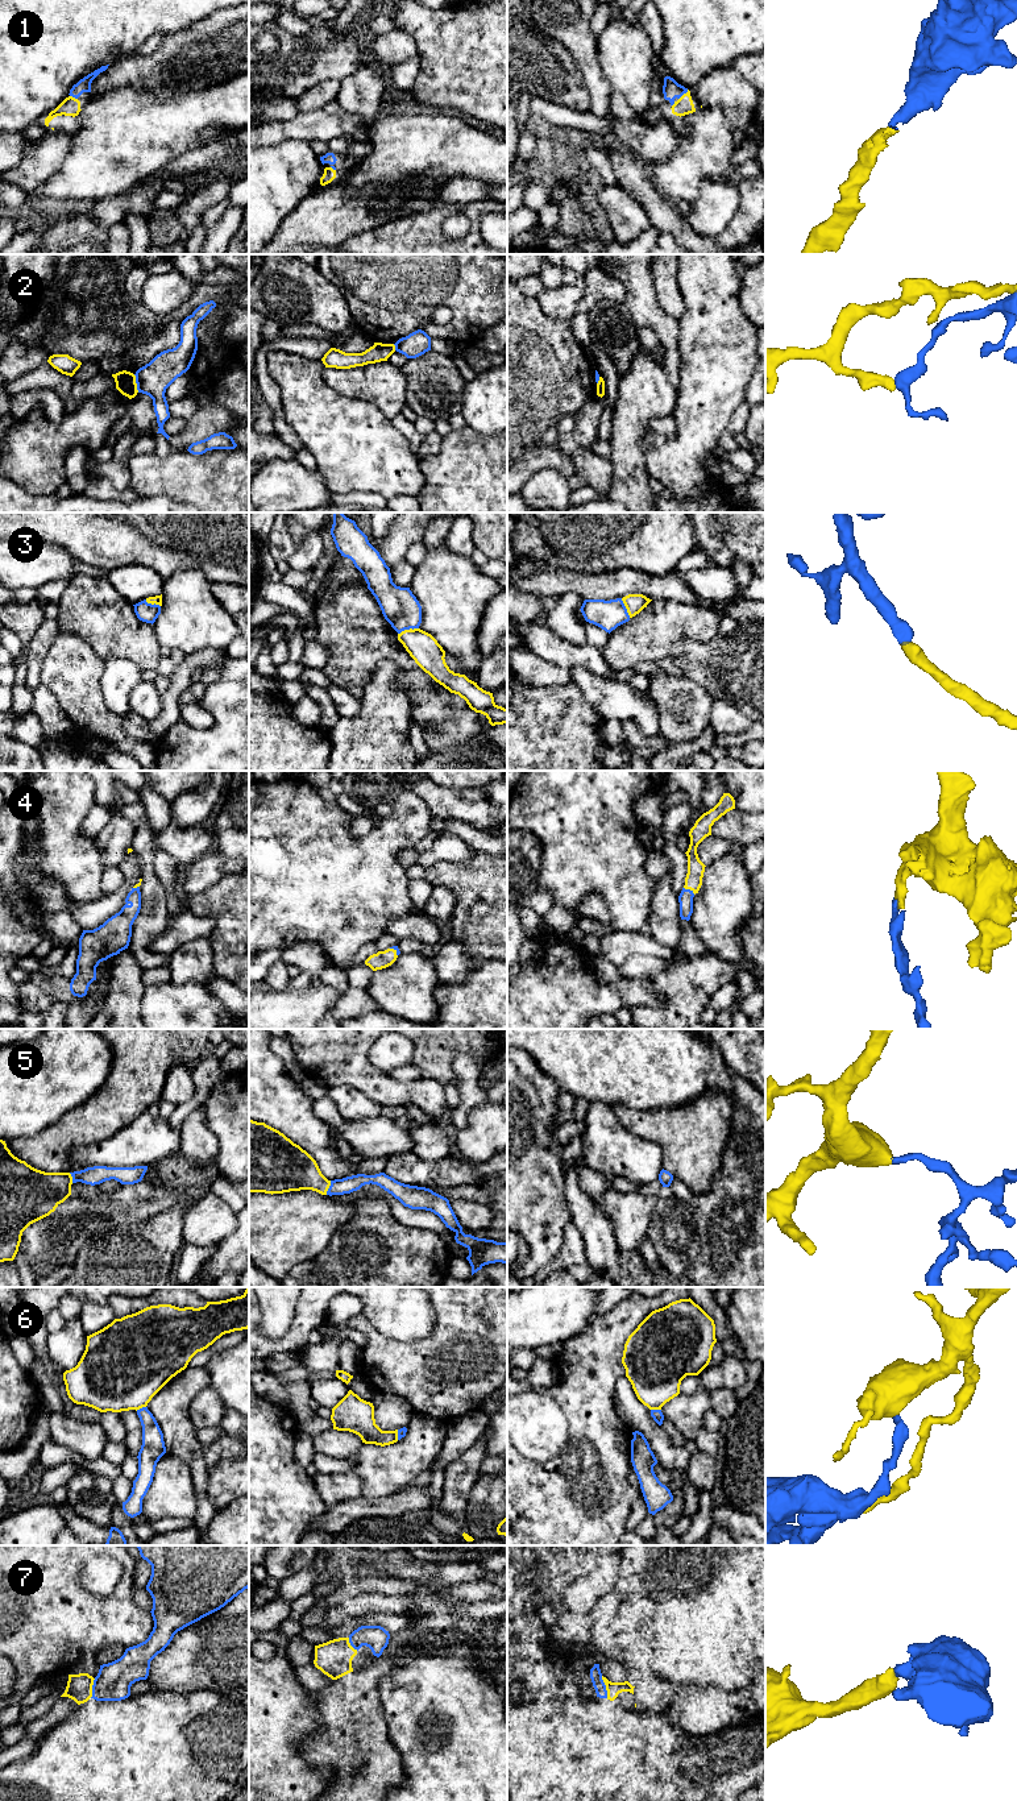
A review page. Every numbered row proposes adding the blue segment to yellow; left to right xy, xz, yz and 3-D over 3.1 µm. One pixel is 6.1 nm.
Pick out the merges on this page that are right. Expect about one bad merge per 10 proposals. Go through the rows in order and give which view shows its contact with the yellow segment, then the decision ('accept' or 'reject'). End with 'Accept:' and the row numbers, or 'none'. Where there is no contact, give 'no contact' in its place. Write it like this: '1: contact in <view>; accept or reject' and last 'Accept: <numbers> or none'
1: contact in yz; accept
2: contact in xy; reject
3: contact in xz; accept
4: contact in yz; accept
5: contact in xz; accept
6: contact in yz; reject
7: contact in yz; accept
Accept: 1, 3, 4, 5, 7

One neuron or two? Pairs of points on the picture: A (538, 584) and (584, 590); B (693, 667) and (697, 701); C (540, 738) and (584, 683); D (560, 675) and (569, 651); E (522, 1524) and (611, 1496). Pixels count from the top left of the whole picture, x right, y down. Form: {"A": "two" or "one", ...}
{"A": "one", "B": "two", "C": "two", "D": "two", "E": "one"}

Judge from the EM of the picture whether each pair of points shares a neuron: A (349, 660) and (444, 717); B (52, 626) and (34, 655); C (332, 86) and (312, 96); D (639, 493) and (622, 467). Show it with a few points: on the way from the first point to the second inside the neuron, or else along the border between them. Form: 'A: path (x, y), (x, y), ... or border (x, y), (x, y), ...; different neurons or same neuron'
A: path (376, 652), (393, 652), (409, 668), (422, 691); same neuron
B: path (46, 633), (38, 648); same neuron
C: path (327, 90), (318, 96); same neuron
D: path (632, 486), (627, 473); same neuron

